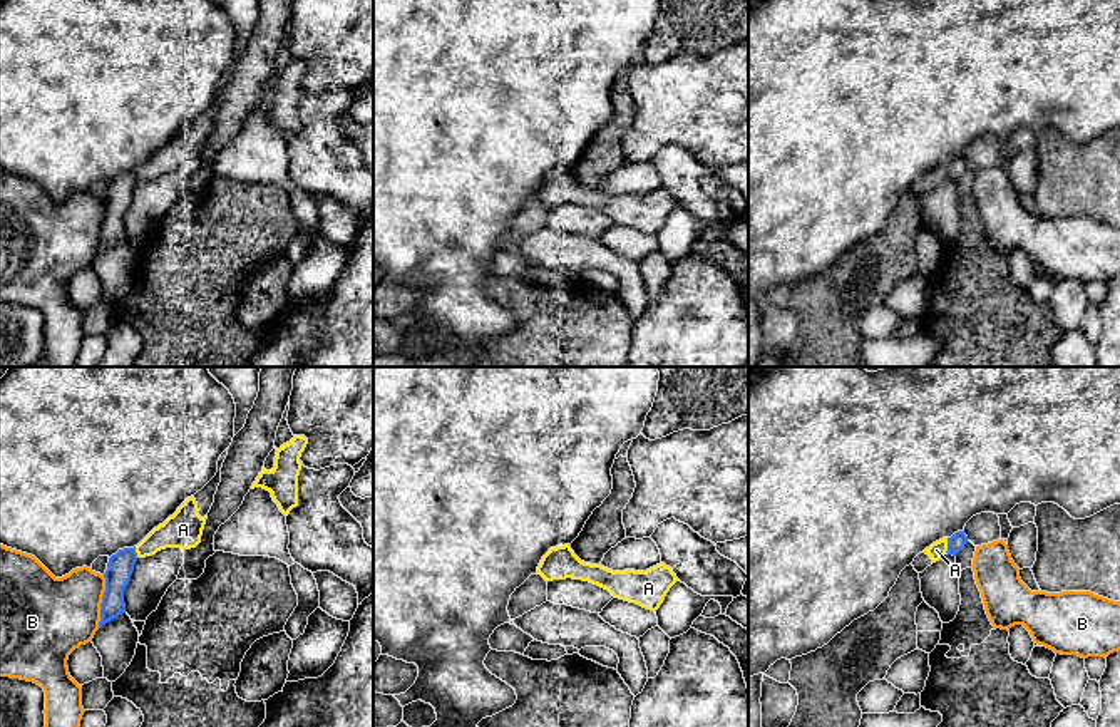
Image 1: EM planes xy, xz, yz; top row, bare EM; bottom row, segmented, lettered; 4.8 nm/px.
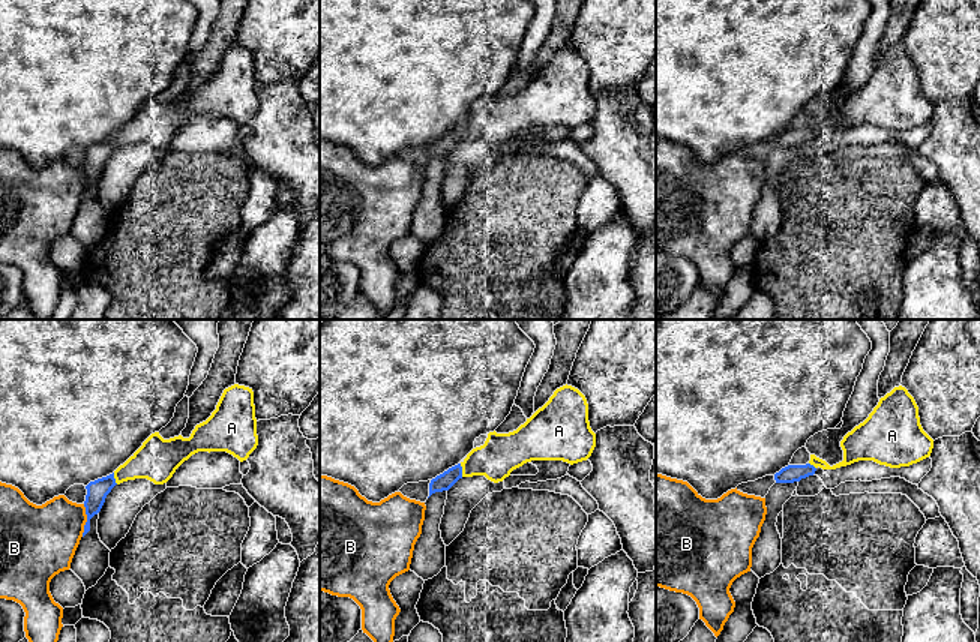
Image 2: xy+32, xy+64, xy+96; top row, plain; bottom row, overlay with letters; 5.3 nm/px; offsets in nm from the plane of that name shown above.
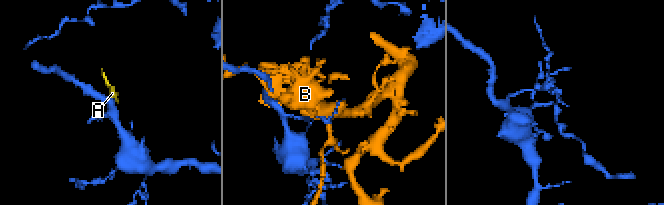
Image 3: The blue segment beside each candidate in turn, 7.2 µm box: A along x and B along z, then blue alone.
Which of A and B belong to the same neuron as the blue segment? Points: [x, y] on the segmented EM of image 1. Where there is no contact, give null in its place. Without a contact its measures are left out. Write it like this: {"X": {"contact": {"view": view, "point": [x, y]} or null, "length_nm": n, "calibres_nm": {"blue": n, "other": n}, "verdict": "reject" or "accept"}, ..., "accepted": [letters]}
{"A": {"contact": {"view": "yz", "point": [948, 545]}, "length_nm": 70, "calibres_nm": {"blue": 80, "other": 80}, "verdict": "reject"}, "B": {"contact": {"view": "xy", "point": [102, 602]}, "length_nm": 260, "calibres_nm": {"blue": 130, "other": 360}, "verdict": "reject"}, "accepted": []}

